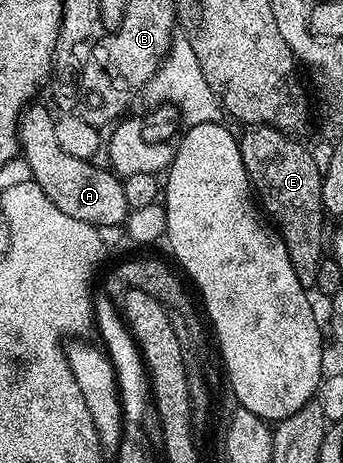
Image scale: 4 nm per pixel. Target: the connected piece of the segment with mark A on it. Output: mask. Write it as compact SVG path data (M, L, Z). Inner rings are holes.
M37 105L25 107L21 113L21 123L17 126L19 154L30 165L32 181L37 182L39 188L47 192L51 204L67 212L67 216L75 216L75 220L83 220L98 228L120 227L130 212L122 179L112 169L104 165L96 166L96 161L76 158L63 152L63 148L59 148L59 136L55 136L57 123L54 115L49 115L47 107Z

